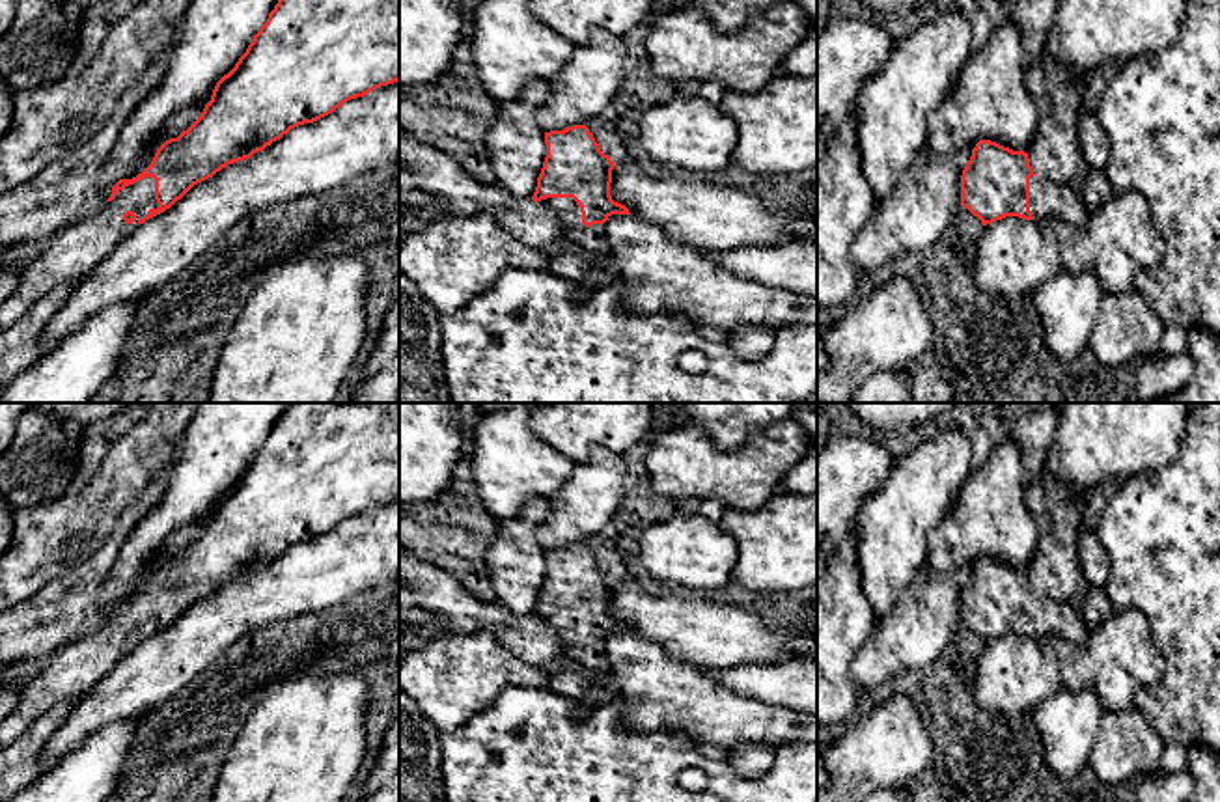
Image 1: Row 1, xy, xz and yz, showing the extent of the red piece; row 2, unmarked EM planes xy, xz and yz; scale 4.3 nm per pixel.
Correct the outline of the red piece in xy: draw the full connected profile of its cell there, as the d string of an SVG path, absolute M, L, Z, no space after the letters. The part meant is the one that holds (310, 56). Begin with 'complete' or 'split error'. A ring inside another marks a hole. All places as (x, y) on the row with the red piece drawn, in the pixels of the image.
split error; M278 0L235 67L216 82L200 118L177 138L166 140L142 173L119 179L99 213L67 226L35 252L0 304L0 330L17 323L54 287L82 280L138 224L170 209L194 185L263 151L291 129L397 80L399 0Z

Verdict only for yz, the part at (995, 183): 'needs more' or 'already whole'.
needs more

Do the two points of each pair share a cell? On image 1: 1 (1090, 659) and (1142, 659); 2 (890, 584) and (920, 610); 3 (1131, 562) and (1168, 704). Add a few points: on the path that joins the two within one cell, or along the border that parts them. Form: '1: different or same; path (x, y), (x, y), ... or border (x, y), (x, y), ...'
1: same; path (1103, 659), (1129, 659)
2: different; border (924, 562), (900, 597), (875, 622)
3: same; path (1166, 597), (1181, 612), (1181, 668)

